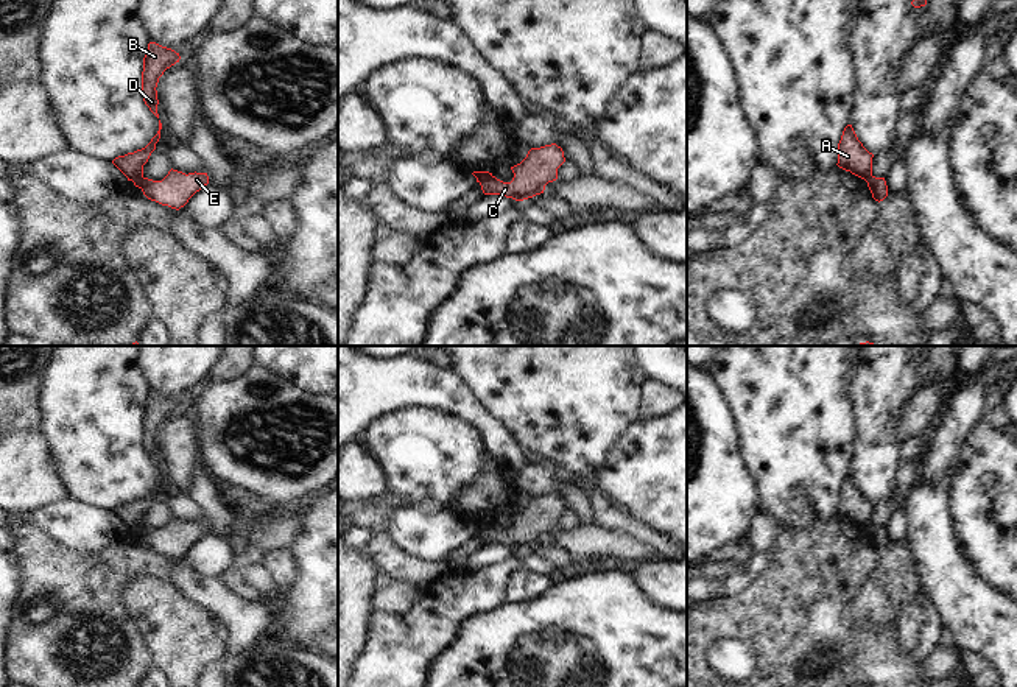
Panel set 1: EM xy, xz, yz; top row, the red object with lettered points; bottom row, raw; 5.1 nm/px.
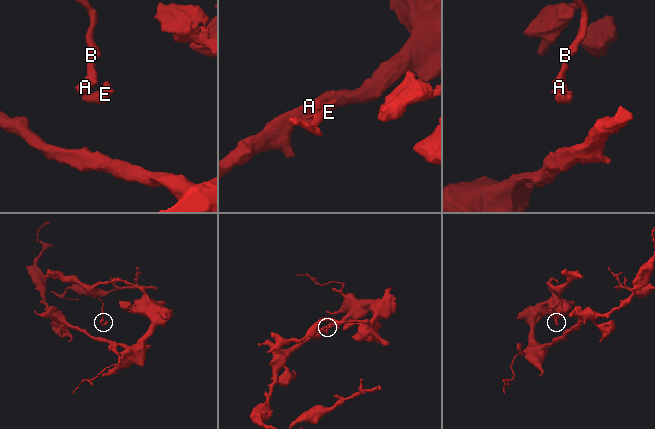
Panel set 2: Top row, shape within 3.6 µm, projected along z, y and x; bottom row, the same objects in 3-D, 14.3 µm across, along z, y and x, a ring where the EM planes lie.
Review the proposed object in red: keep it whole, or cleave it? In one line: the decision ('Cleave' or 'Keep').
Cleave.

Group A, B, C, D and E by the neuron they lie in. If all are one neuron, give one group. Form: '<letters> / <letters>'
A B D / C E

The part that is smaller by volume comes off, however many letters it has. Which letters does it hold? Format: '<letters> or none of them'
C, E

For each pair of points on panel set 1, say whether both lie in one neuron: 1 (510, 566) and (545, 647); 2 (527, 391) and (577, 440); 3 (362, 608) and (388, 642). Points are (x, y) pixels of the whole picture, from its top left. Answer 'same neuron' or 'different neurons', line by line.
1: different neurons
2: same neuron
3: different neurons

